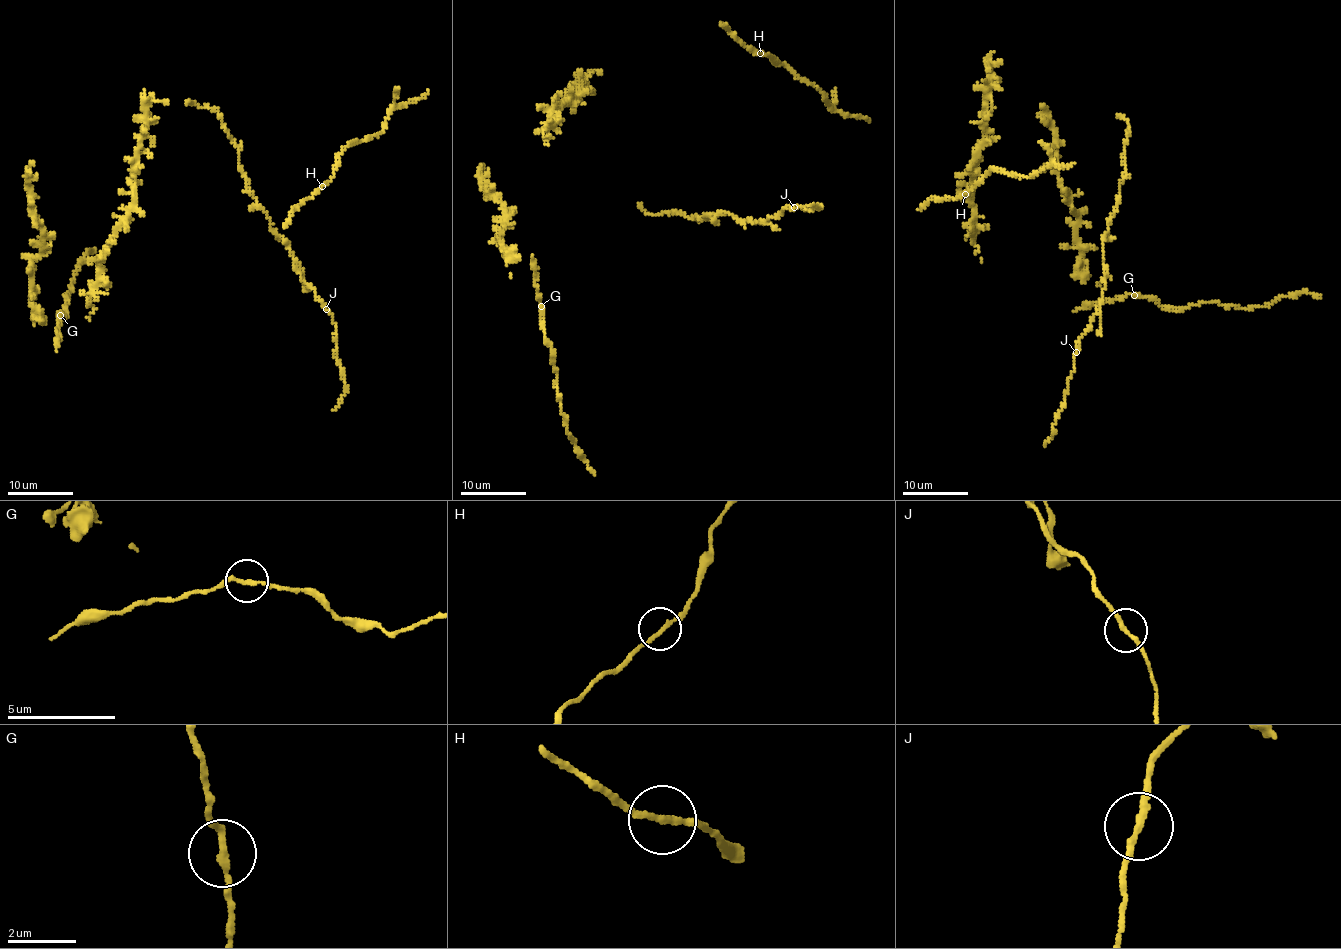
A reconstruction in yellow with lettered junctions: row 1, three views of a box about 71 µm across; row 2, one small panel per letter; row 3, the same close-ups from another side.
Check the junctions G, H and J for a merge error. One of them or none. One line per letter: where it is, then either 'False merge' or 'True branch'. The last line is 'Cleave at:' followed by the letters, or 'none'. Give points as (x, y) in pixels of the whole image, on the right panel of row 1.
G: Place: (1134, 295). True branch
H: Place: (965, 194). True branch
J: Place: (1076, 352). True branch
Cleave at: none

